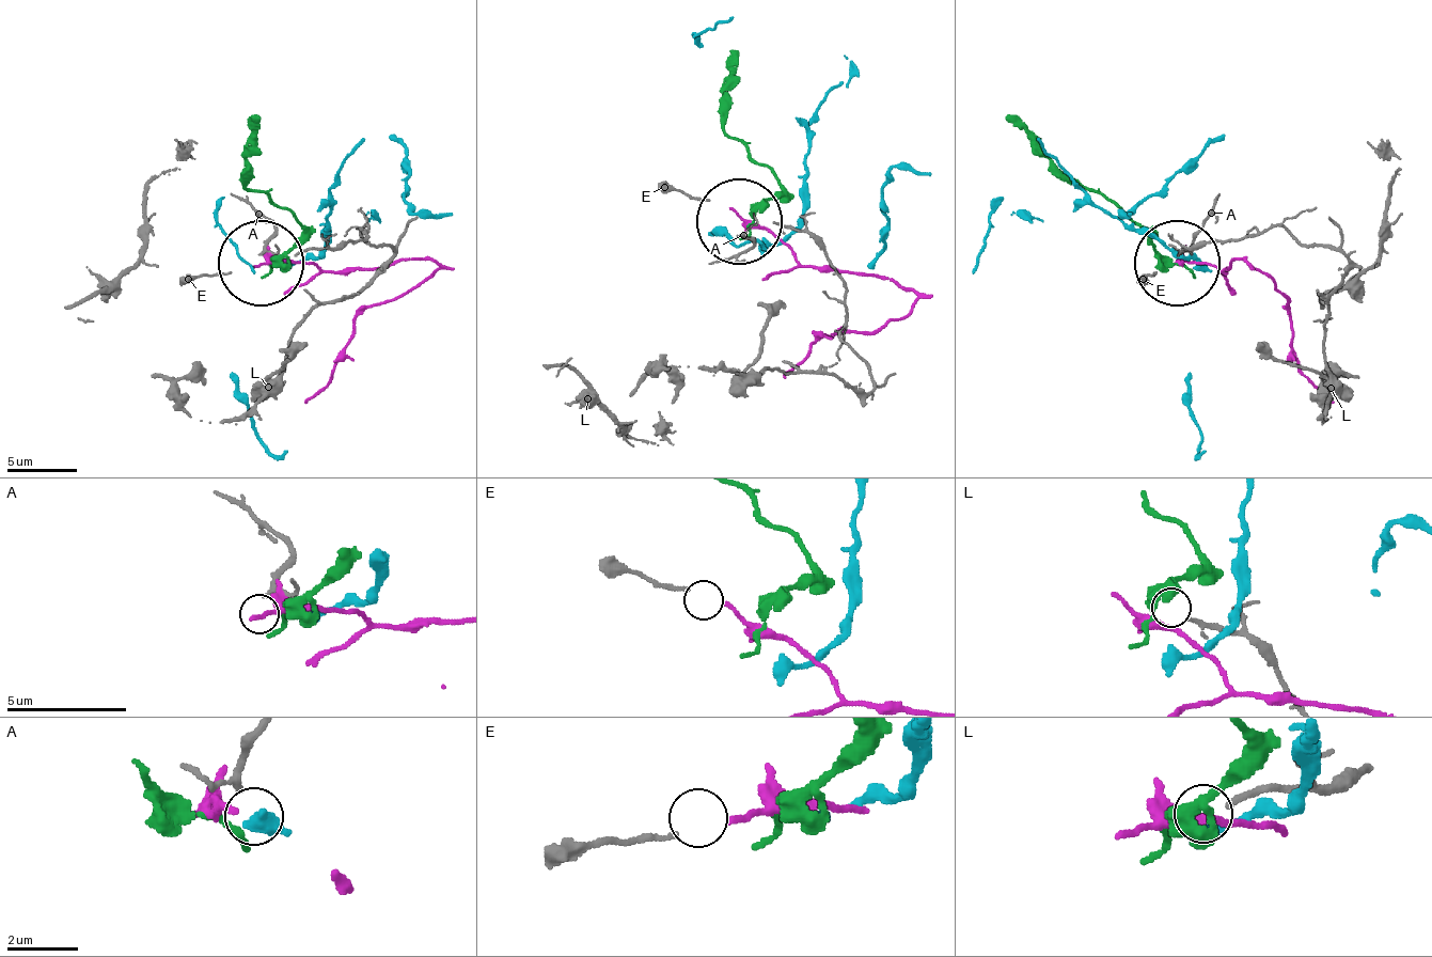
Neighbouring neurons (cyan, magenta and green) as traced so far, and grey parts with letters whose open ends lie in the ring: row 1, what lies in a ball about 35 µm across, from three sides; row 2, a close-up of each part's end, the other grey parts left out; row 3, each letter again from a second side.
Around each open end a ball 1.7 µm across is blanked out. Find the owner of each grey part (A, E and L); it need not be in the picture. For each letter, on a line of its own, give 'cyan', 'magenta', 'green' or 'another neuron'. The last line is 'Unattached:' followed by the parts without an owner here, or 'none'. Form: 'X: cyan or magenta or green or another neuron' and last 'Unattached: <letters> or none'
A: another neuron
E: magenta
L: another neuron
Unattached: A, L

